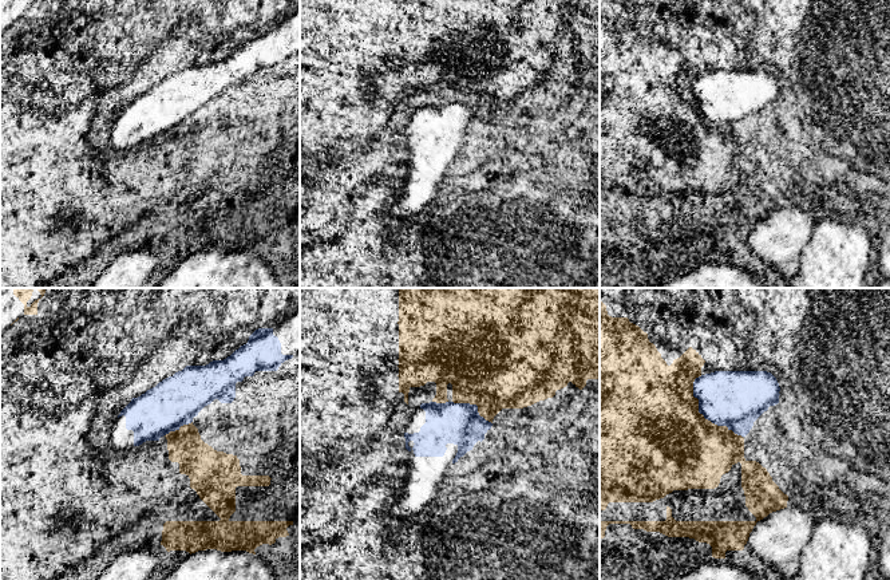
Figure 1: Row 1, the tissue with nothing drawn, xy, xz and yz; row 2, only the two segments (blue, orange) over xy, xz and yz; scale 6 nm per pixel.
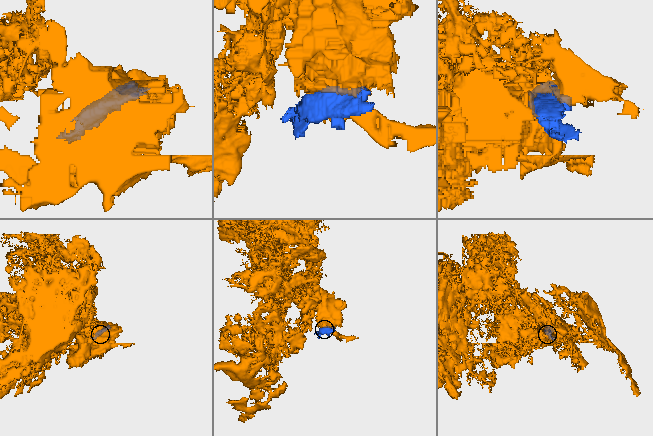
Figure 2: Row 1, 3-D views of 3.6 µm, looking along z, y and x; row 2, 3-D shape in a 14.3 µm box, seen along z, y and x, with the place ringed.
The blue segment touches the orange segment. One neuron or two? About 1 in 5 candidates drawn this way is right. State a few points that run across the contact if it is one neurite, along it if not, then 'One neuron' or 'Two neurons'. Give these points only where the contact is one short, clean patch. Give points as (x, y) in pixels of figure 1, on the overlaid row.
Two neurons

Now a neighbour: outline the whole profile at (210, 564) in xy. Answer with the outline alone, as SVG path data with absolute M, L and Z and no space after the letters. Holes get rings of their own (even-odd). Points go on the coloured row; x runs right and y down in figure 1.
M198 551L163 580L278 580L270 565L246 551Z

